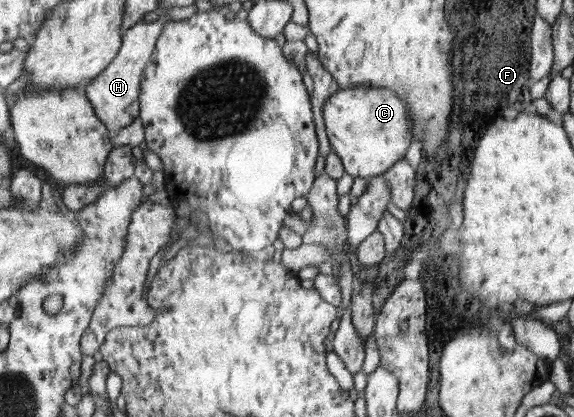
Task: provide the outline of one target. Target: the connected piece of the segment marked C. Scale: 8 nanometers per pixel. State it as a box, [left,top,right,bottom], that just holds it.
[323,86,414,179]

